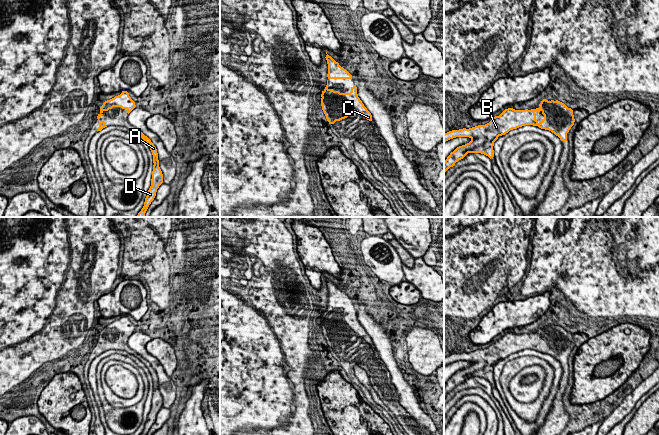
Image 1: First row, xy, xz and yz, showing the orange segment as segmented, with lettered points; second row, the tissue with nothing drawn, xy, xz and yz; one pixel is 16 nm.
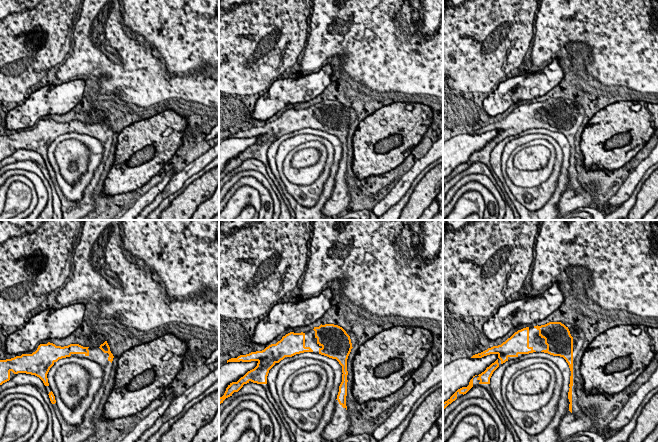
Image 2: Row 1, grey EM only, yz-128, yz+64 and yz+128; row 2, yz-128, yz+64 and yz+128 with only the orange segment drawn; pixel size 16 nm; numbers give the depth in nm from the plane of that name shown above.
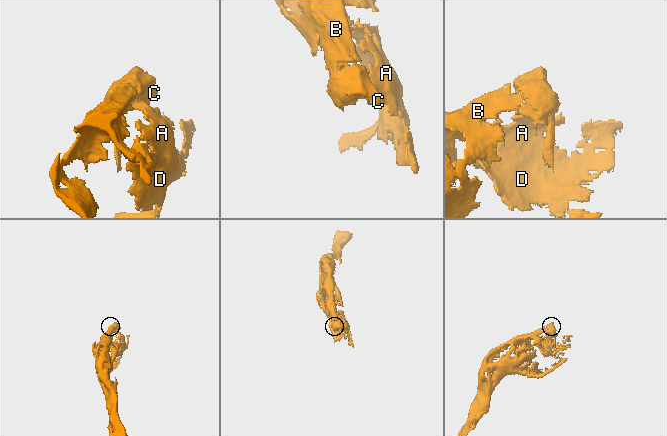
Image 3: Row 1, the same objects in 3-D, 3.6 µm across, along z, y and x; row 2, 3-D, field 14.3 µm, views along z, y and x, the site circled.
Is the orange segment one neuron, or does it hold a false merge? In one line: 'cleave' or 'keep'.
keep

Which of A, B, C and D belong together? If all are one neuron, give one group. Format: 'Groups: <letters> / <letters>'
Groups: A B C D

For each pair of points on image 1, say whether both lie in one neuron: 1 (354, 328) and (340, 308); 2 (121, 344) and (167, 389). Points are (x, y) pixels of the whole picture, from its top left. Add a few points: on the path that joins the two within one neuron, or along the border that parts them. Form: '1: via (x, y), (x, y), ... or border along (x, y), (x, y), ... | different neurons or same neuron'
1: via (349, 323), (341, 313) | same neuron
2: border along (128, 338), (127, 344), (138, 353) | different neurons

